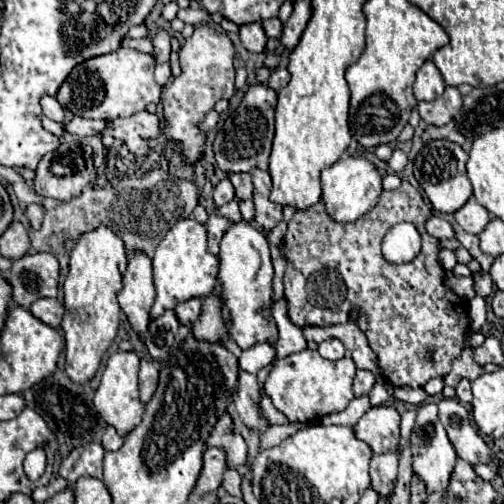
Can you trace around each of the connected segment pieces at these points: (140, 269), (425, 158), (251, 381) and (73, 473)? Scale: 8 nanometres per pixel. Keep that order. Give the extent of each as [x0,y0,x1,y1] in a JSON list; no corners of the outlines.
[[118,253,154,337],[414,139,472,215],[234,371,266,429],[58,443,104,483]]

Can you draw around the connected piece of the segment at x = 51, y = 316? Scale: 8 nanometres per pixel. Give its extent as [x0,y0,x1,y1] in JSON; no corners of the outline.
[30,299,64,329]

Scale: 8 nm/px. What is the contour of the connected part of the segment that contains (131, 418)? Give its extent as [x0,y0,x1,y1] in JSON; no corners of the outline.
[94,351,144,437]

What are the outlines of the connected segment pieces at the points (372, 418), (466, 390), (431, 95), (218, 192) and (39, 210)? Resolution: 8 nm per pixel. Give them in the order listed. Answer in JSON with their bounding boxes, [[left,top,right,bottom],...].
[[356,407,400,455],[456,379,472,403],[414,59,444,101],[212,179,234,207],[26,205,44,229]]

